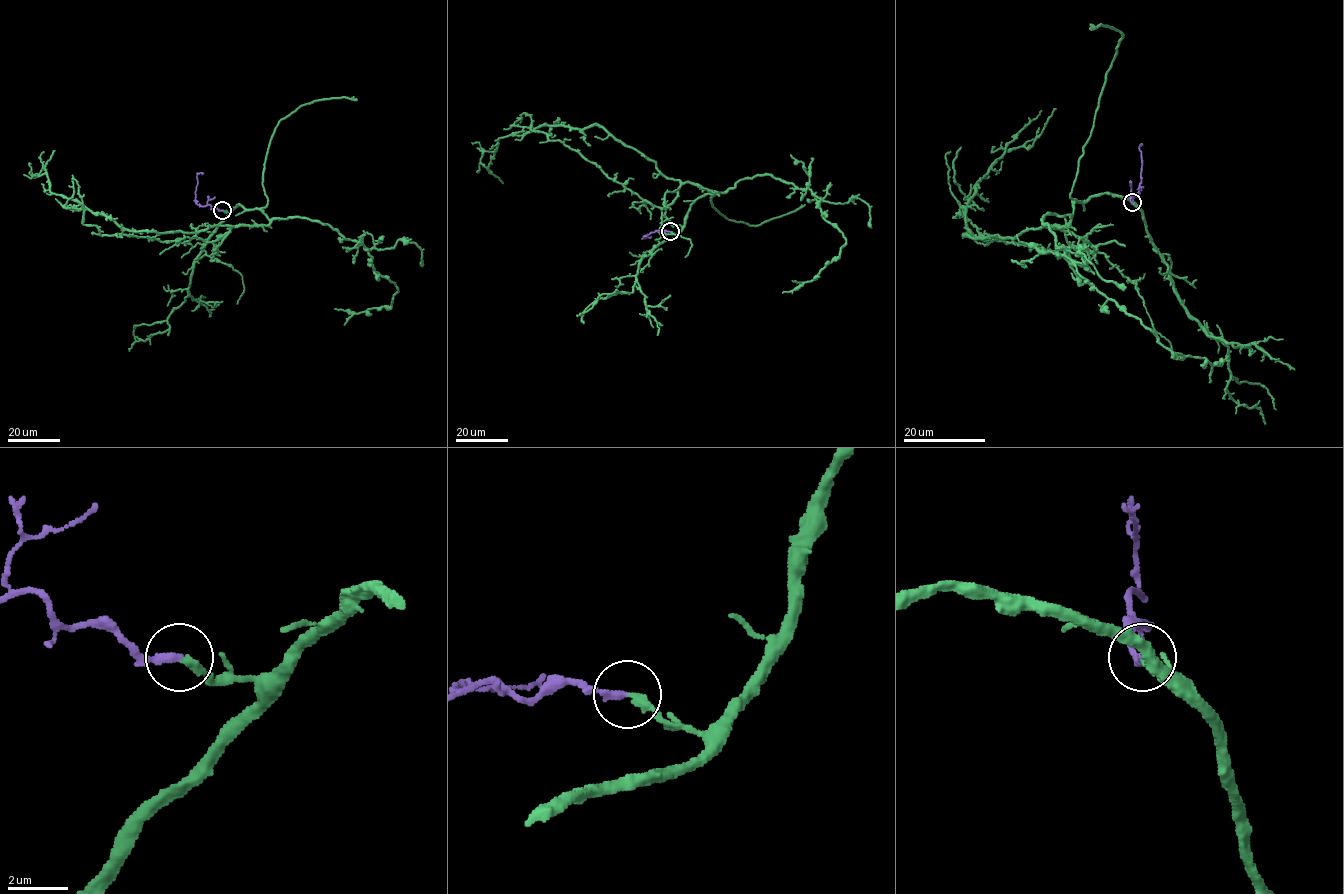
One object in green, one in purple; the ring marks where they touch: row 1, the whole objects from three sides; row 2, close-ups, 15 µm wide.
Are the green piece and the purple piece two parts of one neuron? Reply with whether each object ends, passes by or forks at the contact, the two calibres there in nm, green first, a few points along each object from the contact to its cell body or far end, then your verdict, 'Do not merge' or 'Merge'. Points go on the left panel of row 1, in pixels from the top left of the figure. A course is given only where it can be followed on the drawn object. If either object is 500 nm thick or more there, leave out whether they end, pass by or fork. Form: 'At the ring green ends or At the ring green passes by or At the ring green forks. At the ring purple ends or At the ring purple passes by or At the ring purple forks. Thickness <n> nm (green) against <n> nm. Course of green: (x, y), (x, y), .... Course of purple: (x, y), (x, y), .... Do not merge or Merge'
At the ring green ends. At the ring purple ends. Thickness 300 nm (green) against 280 nm. Course of green: (222, 210), (260, 210), (269, 223), (123, 230), (32, 174), (54, 150). Course of purple: (222, 210), (196, 203), (197, 175), (203, 173). Merge

